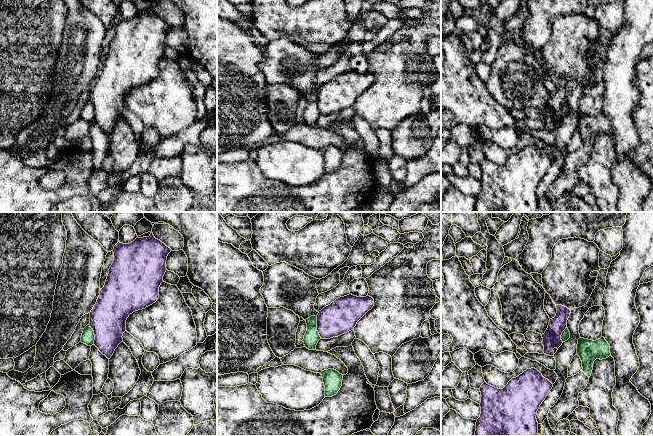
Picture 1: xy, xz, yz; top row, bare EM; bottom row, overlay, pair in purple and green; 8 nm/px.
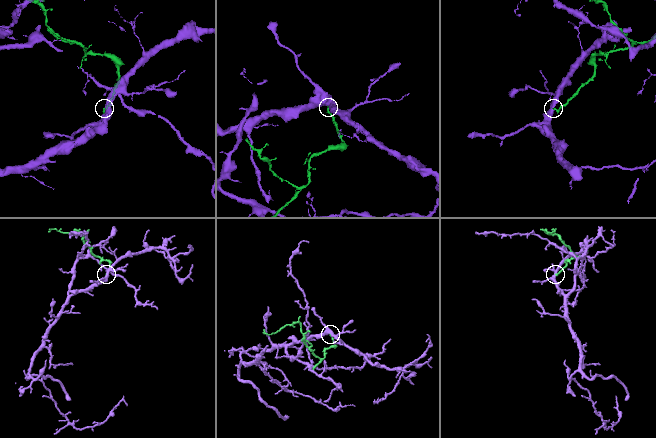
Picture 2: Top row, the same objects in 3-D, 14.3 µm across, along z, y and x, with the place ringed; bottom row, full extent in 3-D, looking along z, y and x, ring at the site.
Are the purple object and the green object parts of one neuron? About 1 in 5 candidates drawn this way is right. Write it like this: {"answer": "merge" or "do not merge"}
{"answer": "do not merge"}

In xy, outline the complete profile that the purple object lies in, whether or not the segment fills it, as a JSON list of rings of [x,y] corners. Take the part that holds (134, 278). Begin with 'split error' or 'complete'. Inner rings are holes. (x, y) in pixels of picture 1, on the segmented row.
complete | [[[152,232],[149,237],[114,246],[114,261],[90,312],[89,323],[95,335],[94,345],[108,359],[123,342],[129,315],[158,300],[170,252]]]

